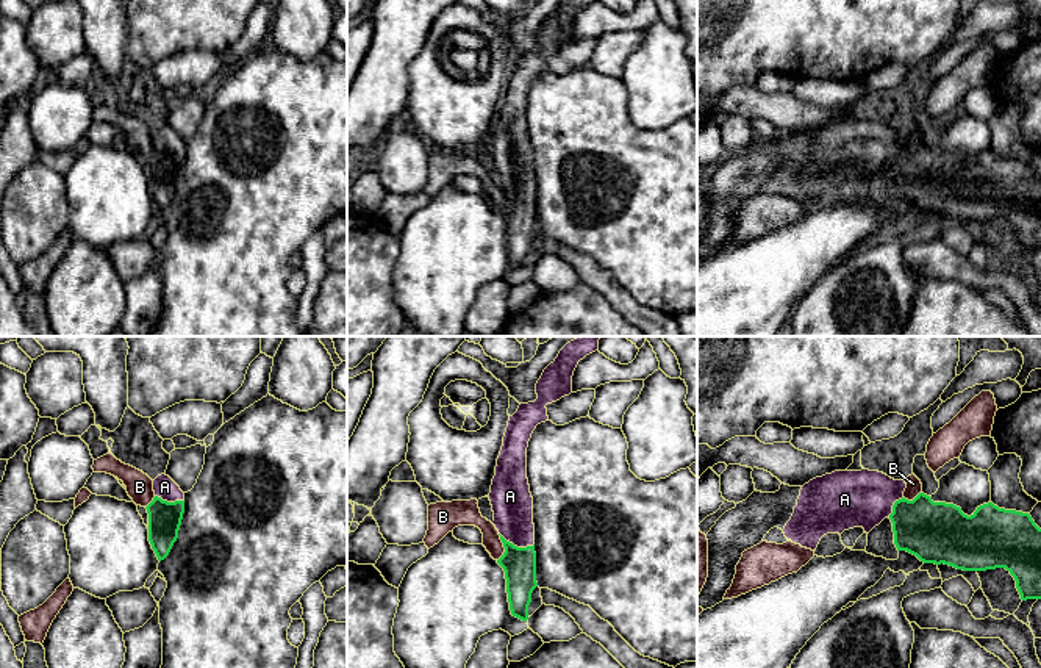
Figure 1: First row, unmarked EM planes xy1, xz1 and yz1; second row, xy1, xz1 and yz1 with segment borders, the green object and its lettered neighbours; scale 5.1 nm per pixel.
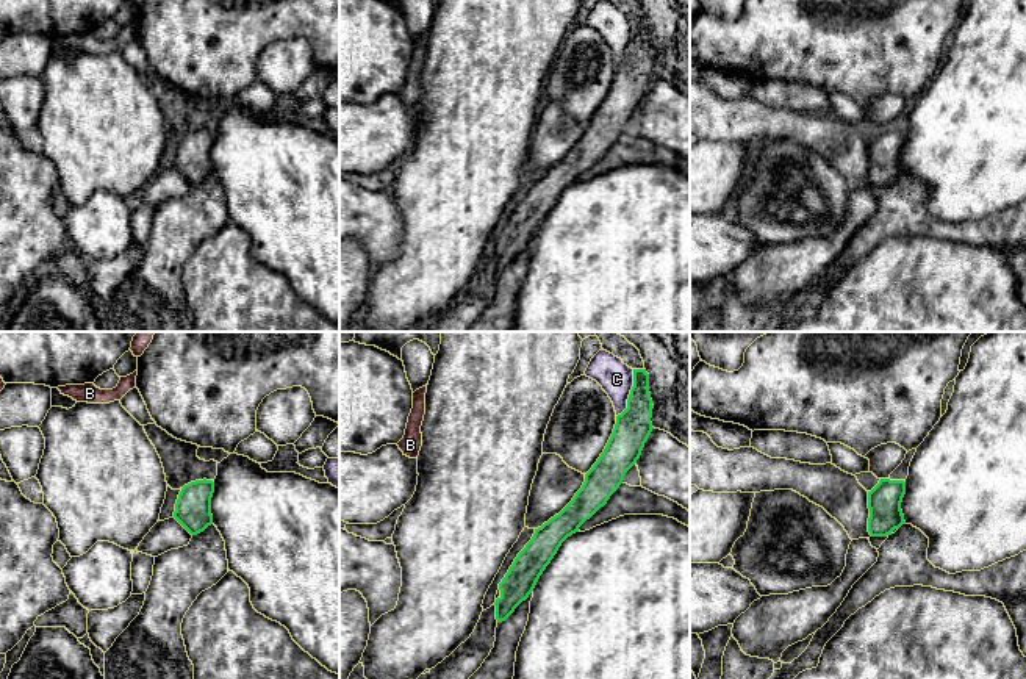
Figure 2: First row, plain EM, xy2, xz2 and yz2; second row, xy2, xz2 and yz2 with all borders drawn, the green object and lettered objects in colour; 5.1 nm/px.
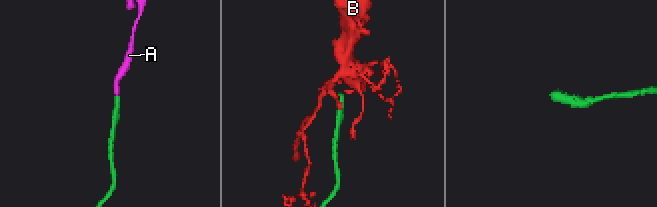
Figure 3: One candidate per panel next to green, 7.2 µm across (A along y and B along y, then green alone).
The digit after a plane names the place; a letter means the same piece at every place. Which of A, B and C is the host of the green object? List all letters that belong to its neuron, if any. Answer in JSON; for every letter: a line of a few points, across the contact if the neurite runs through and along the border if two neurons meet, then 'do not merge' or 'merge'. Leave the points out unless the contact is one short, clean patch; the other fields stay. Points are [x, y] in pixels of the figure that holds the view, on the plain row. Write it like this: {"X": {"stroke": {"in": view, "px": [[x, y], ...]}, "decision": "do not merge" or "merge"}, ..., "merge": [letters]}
{"A": {"stroke": {"in": "xz1", "px": [[519, 213], [516, 196], [511, 150]]}, "decision": "merge"}, "B": {"stroke": {"in": "xz1", "px": [[499, 183], [504, 193], [504, 204], [497, 210]]}, "decision": "do not merge"}, "C": {"decision": "do not merge"}, "merge": ["A"]}

